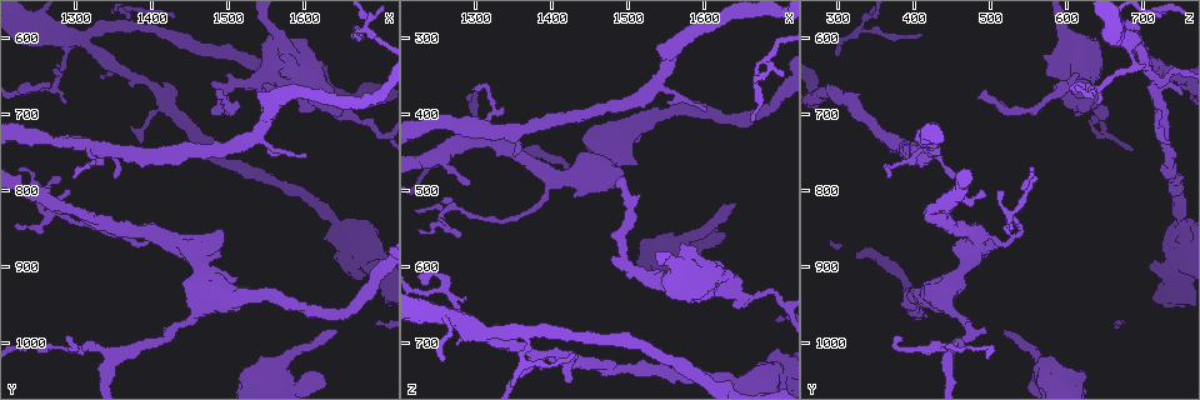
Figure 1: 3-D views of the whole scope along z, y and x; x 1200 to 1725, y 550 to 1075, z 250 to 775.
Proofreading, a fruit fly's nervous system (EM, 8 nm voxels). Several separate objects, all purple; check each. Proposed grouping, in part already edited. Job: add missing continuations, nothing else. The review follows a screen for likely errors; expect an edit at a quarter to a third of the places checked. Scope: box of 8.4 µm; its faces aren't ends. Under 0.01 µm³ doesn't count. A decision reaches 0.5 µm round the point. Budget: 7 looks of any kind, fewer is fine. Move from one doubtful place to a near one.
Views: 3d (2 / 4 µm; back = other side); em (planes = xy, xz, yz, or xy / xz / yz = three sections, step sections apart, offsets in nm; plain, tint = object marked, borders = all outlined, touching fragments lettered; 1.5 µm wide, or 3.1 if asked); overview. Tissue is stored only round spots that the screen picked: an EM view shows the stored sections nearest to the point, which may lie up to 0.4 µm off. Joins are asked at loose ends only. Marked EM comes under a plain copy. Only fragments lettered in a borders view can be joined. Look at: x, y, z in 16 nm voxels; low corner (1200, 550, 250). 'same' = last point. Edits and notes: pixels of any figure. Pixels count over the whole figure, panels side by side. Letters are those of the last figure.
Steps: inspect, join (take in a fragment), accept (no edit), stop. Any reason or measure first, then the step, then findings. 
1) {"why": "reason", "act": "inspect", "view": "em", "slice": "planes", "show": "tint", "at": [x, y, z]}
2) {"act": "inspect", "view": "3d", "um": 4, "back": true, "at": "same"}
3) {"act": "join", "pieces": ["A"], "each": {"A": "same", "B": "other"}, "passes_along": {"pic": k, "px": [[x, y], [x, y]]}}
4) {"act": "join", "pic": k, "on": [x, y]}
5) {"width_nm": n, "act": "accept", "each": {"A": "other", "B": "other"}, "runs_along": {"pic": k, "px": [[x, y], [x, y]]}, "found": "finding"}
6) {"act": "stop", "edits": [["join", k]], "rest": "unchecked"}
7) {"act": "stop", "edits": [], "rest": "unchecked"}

{"why": "branch stops here", "act": "inspect", "view": "em", "slice": "xy", "step": 8, "show": "borders", "at": [1640, 985, 515]}

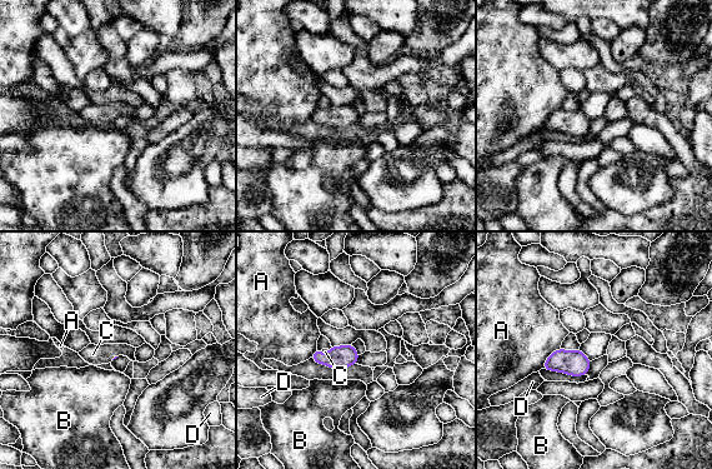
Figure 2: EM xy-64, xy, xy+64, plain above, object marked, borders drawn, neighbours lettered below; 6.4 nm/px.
{"why": "cut it another way", "act": "inspect", "view": "em", "slice": "planes", "show": "borders", "at": "same"}

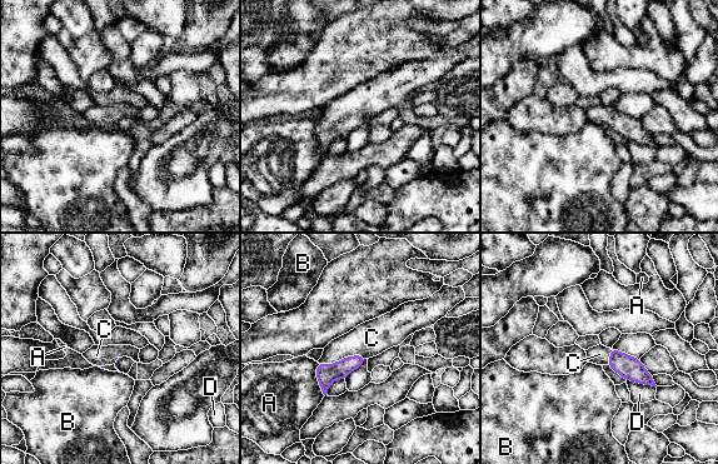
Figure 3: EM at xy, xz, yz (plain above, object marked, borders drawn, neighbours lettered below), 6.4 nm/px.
{"act": "join", "pieces": ["C"], "each": {"A": "other", "B": "other", "C": "same", "D": "other"}, "passes_along": {"pic": 3, "px": [[325, 374], [342, 359], [372, 338]]}, "found": "the neuron continues"}

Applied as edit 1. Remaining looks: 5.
{"why": "redraw", "act": "inspect", "view": "overview"}

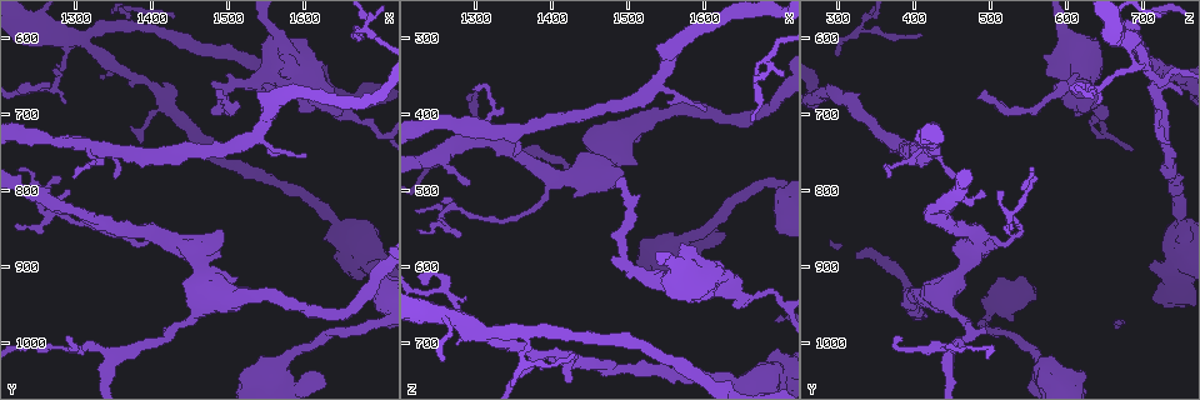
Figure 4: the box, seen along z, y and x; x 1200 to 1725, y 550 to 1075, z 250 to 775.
{"why": "thin end", "act": "inspect", "view": "em", "slice": "planes", "show": "borders", "at": [1295, 785, 370]}

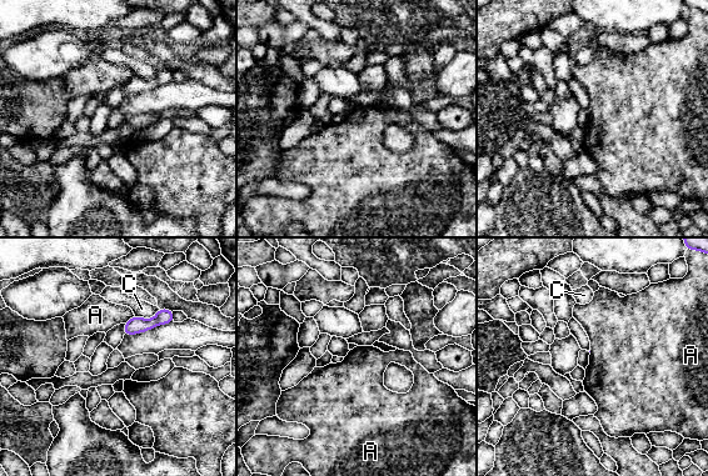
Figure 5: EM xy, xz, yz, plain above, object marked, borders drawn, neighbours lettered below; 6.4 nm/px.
{"act": "accept", "each": {"A": "other", "C": "other"}, "runs_along": {"pic": 5, "px": [[170, 315], [126, 331]]}, "found": "no lettered fragment goes on from it"}

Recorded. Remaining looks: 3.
{"act": "stop", "edits": [["join", 3]], "rest": "unchecked"}

